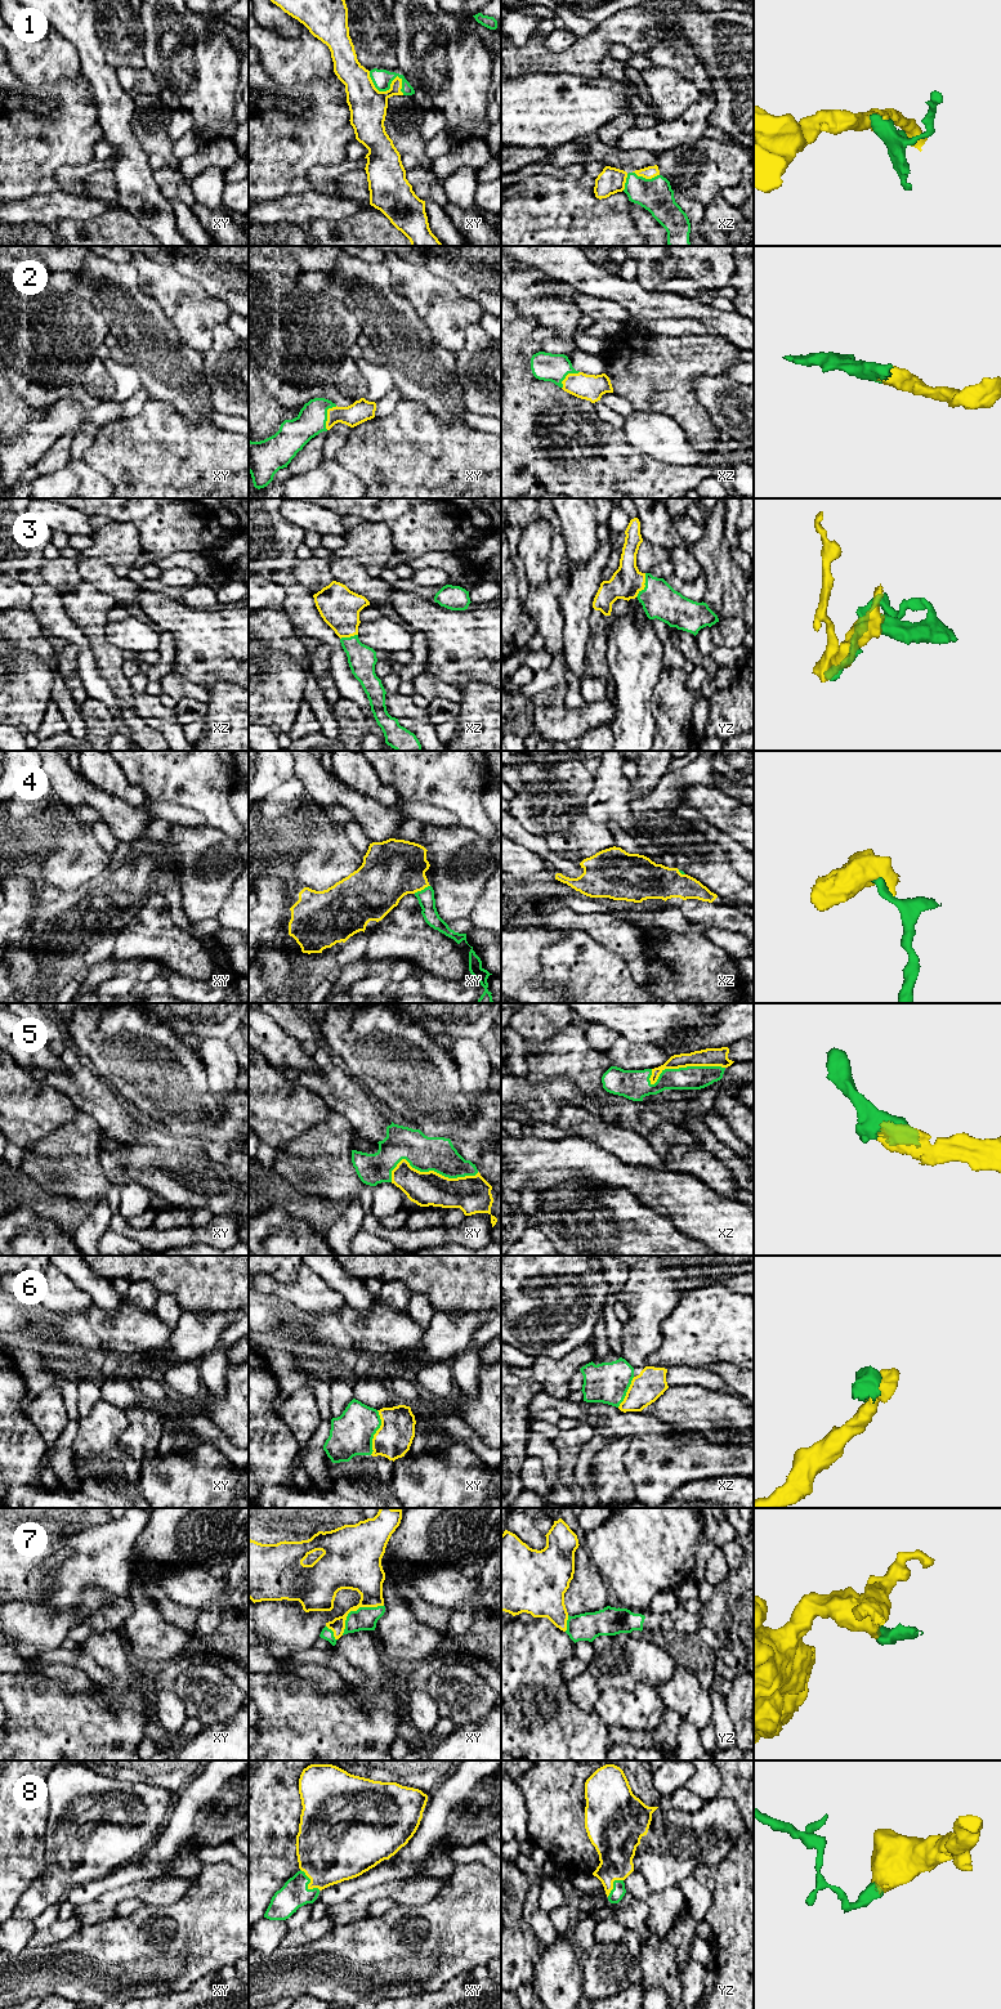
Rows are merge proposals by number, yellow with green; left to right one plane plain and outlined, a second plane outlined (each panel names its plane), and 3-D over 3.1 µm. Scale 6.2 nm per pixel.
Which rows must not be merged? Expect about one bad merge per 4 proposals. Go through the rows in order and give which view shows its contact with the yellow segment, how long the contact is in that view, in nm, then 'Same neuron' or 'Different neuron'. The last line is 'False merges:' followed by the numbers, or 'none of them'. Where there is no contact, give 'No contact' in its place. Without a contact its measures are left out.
1: Touches yellow in xy. Shared border 260 nm. Different neuron
2: Touches yellow in xy. Shared border 170 nm. Same neuron
3: Touches yellow in yz. Shared border 170 nm. Same neuron
4: Touches yellow in xy. Shared border 120 nm. Same neuron
5: Touches yellow in xy. Shared border 550 nm. Same neuron
6: Touches yellow in xy. Shared border 280 nm. Different neuron
7: Touches yellow in xy. Shared border 320 nm. Same neuron
8: Touches yellow in xy. Shared border 180 nm. Same neuron
False merges: 1, 6

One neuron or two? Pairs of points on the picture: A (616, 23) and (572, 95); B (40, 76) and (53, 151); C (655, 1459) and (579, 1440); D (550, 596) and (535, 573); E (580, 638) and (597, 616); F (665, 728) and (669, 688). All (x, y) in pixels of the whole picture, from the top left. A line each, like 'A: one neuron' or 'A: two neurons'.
A: two neurons
B: one neuron
C: two neurons
D: two neurons
E: two neurons
F: one neuron

